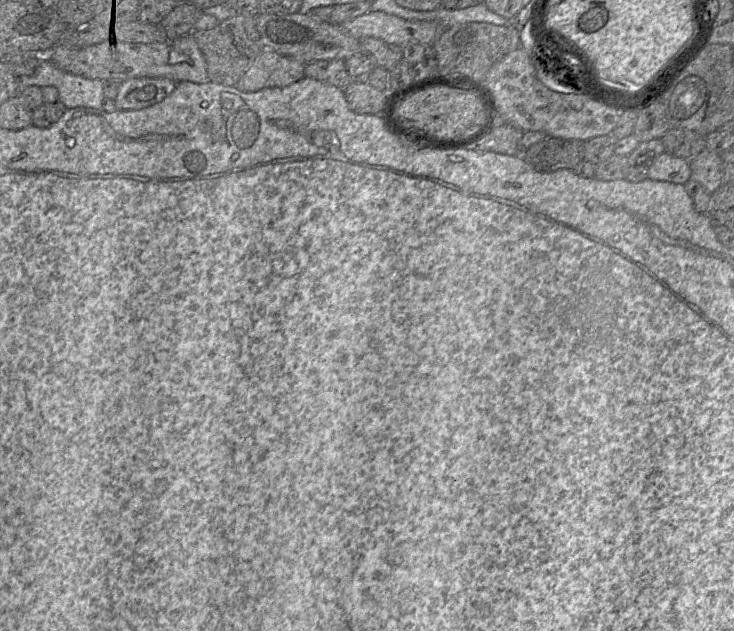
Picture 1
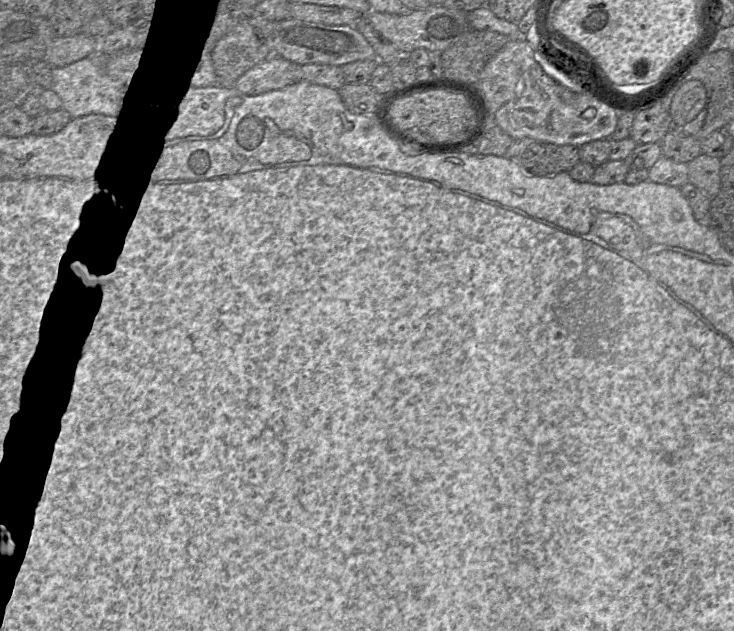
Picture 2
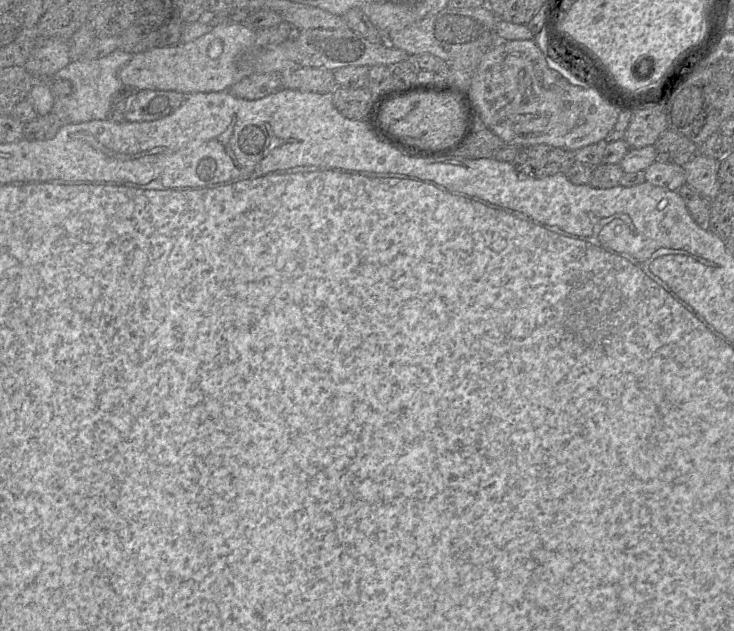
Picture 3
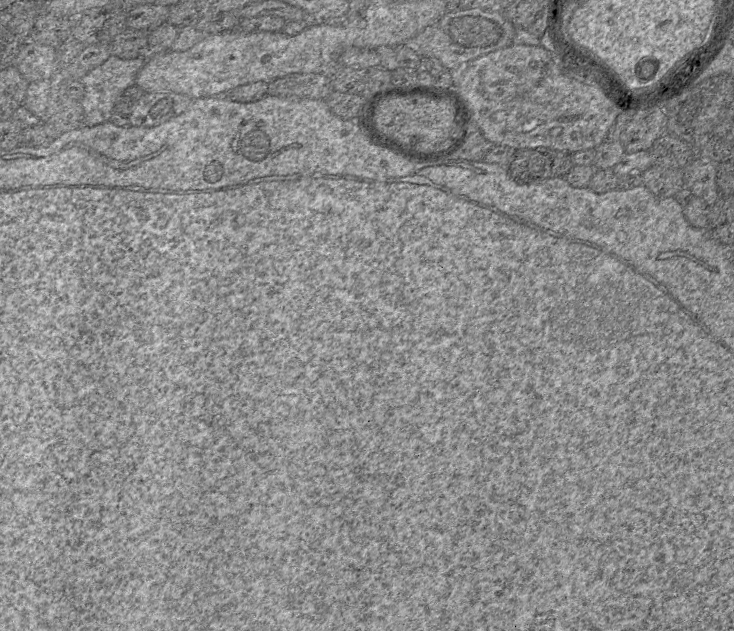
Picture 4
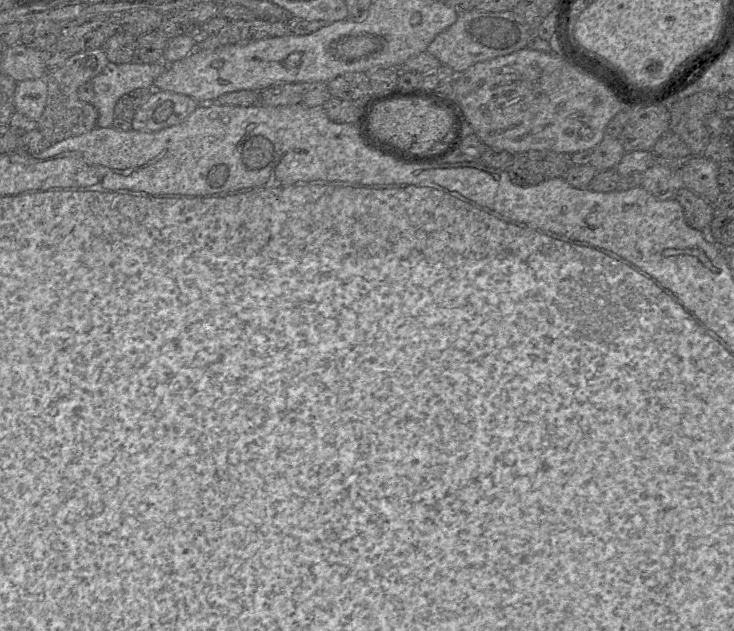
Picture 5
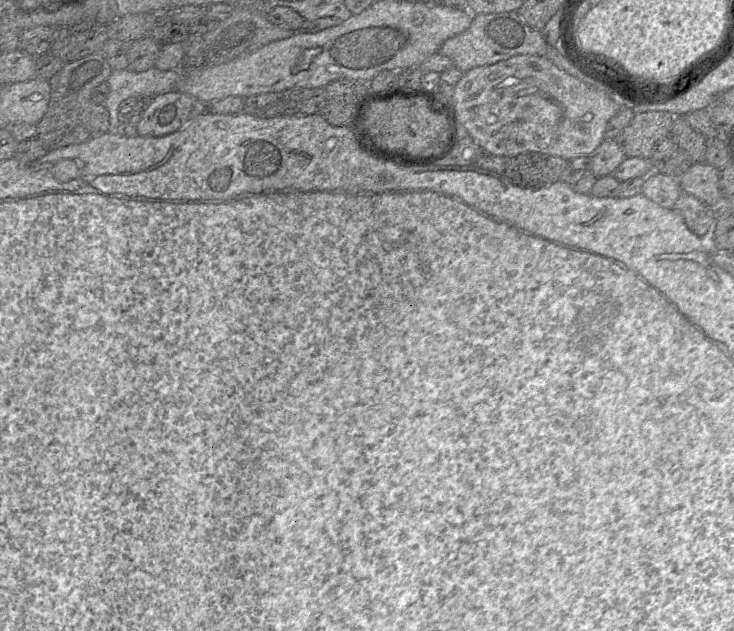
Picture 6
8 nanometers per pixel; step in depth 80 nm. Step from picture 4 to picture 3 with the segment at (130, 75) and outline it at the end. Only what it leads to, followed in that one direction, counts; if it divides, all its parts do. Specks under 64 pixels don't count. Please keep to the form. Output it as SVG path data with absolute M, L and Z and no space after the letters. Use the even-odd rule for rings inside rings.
M118 48L99 59L73 59L67 66L58 71L55 76L69 80L73 86L73 91L69 96L56 97L60 98L65 106L65 122L82 123L108 119L112 96L123 85L119 79L119 71L131 57L131 54Z

